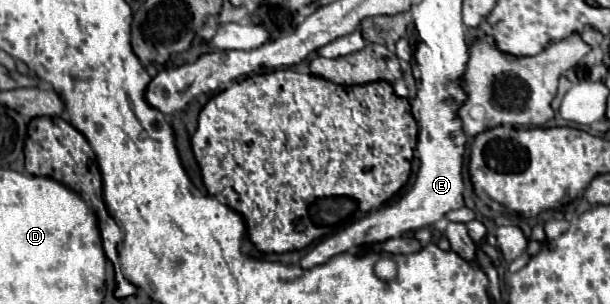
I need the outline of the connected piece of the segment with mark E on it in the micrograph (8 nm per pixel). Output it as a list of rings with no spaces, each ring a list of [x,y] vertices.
[[[463,84],[459,86],[447,86],[443,92],[421,98],[423,108],[419,110],[419,140],[415,146],[415,152],[419,156],[419,172],[415,178],[413,188],[401,196],[401,200],[383,206],[381,210],[361,218],[359,222],[347,226],[345,230],[333,234],[331,238],[323,240],[321,244],[315,244],[303,258],[301,268],[313,268],[319,264],[325,264],[331,256],[347,252],[351,248],[363,246],[363,244],[375,244],[389,238],[399,238],[405,232],[419,230],[423,226],[431,226],[445,218],[449,210],[463,208],[463,154],[467,144],[467,134],[463,132],[463,122],[459,118],[459,108],[467,100],[467,92],[463,90]]]

